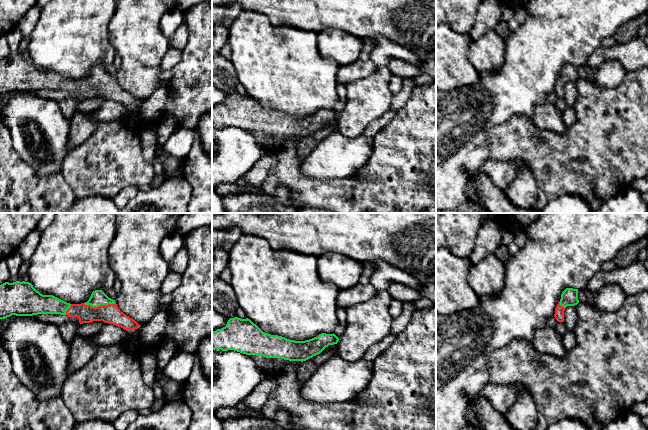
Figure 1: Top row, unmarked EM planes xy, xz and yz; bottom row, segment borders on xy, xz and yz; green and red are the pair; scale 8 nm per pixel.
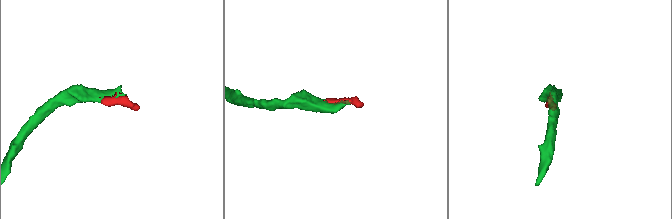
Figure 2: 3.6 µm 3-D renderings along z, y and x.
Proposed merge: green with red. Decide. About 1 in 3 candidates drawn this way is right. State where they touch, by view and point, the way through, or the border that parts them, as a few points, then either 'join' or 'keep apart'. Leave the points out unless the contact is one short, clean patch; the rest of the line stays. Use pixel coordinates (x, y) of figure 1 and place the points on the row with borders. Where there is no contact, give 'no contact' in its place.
contact xy (99, 305); join

